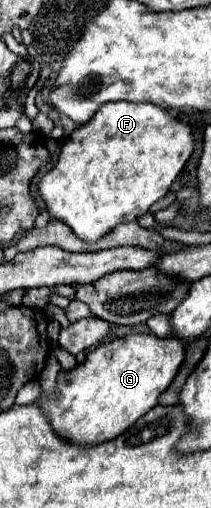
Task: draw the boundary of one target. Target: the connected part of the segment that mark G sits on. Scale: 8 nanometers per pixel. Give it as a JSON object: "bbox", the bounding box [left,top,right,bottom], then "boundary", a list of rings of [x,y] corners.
{"bbox":[40,334,184,446],"boundary":[[[128,334],[124,338],[116,338],[112,342],[100,344],[92,350],[82,364],[72,370],[58,372],[58,399],[42,398],[40,408],[50,418],[54,432],[80,446],[96,446],[108,440],[114,440],[122,432],[126,432],[140,416],[144,416],[150,408],[158,404],[158,396],[168,388],[174,380],[180,364],[184,360],[184,344],[176,338],[158,338],[154,334]]]}

